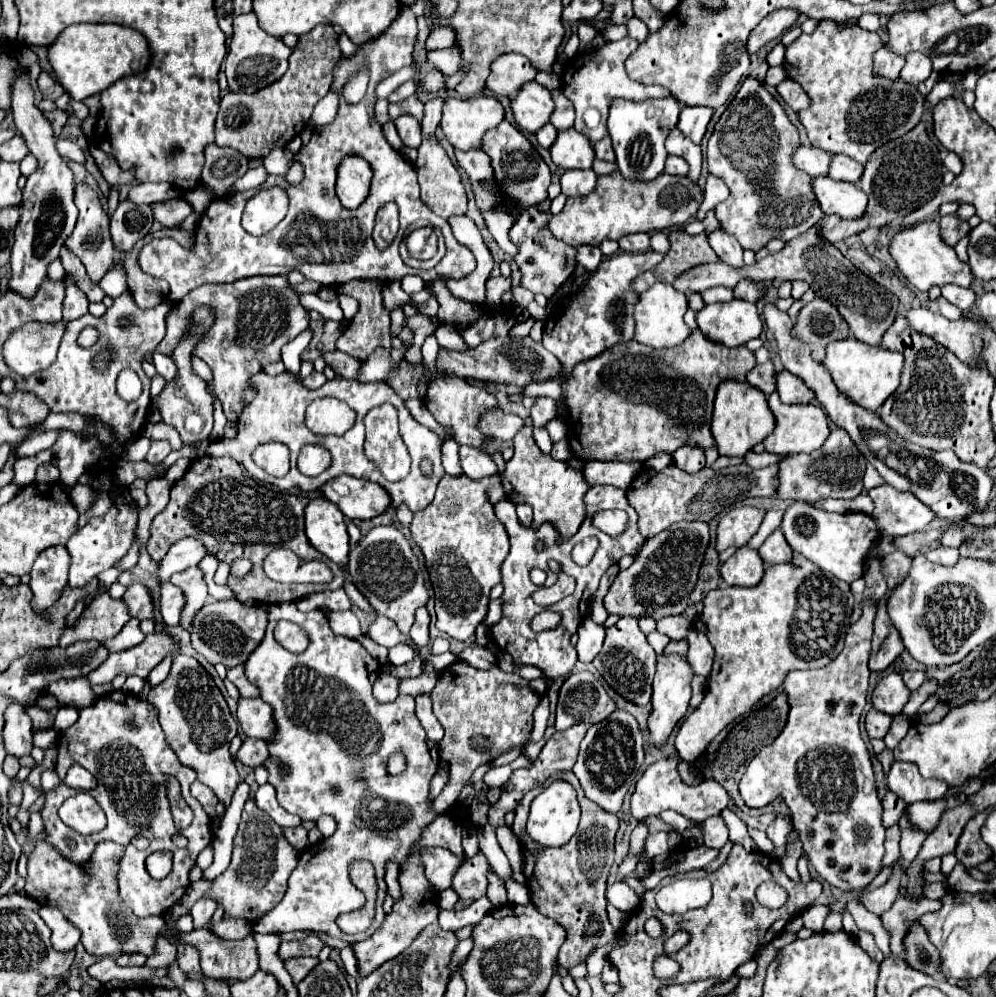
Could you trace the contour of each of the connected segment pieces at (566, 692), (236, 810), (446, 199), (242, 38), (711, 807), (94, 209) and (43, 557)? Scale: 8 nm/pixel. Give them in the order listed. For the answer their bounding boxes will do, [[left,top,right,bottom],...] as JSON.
[[555,672,615,730],[203,782,249,880],[415,98,467,220],[225,12,291,92],[631,760,727,824],[67,184,119,284],[31,546,69,612]]

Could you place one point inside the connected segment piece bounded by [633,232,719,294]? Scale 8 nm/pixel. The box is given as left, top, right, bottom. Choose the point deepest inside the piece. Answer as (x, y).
(686, 251)

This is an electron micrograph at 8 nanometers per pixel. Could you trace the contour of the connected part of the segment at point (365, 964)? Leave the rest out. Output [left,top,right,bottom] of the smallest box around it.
[353,856,437,976]

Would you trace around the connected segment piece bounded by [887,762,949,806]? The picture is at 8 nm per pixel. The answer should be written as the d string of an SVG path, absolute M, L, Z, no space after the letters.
M895 762L887 774L887 786L907 804L915 804L921 800L939 800L947 792L947 784L943 780L921 778L915 764Z

